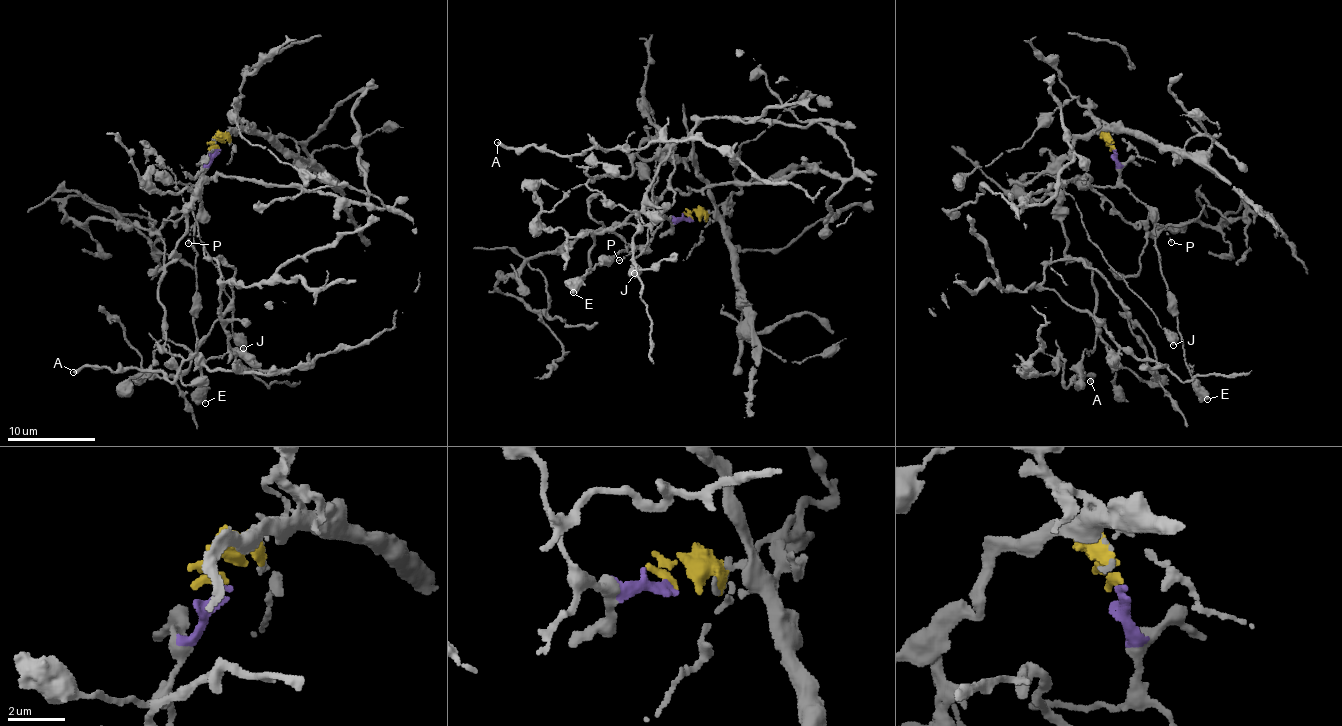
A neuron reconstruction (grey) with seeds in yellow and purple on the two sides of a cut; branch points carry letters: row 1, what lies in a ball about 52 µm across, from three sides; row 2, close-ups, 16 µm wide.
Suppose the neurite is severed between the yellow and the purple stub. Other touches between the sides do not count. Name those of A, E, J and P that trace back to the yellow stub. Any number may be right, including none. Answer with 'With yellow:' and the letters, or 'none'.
With yellow: A, J

